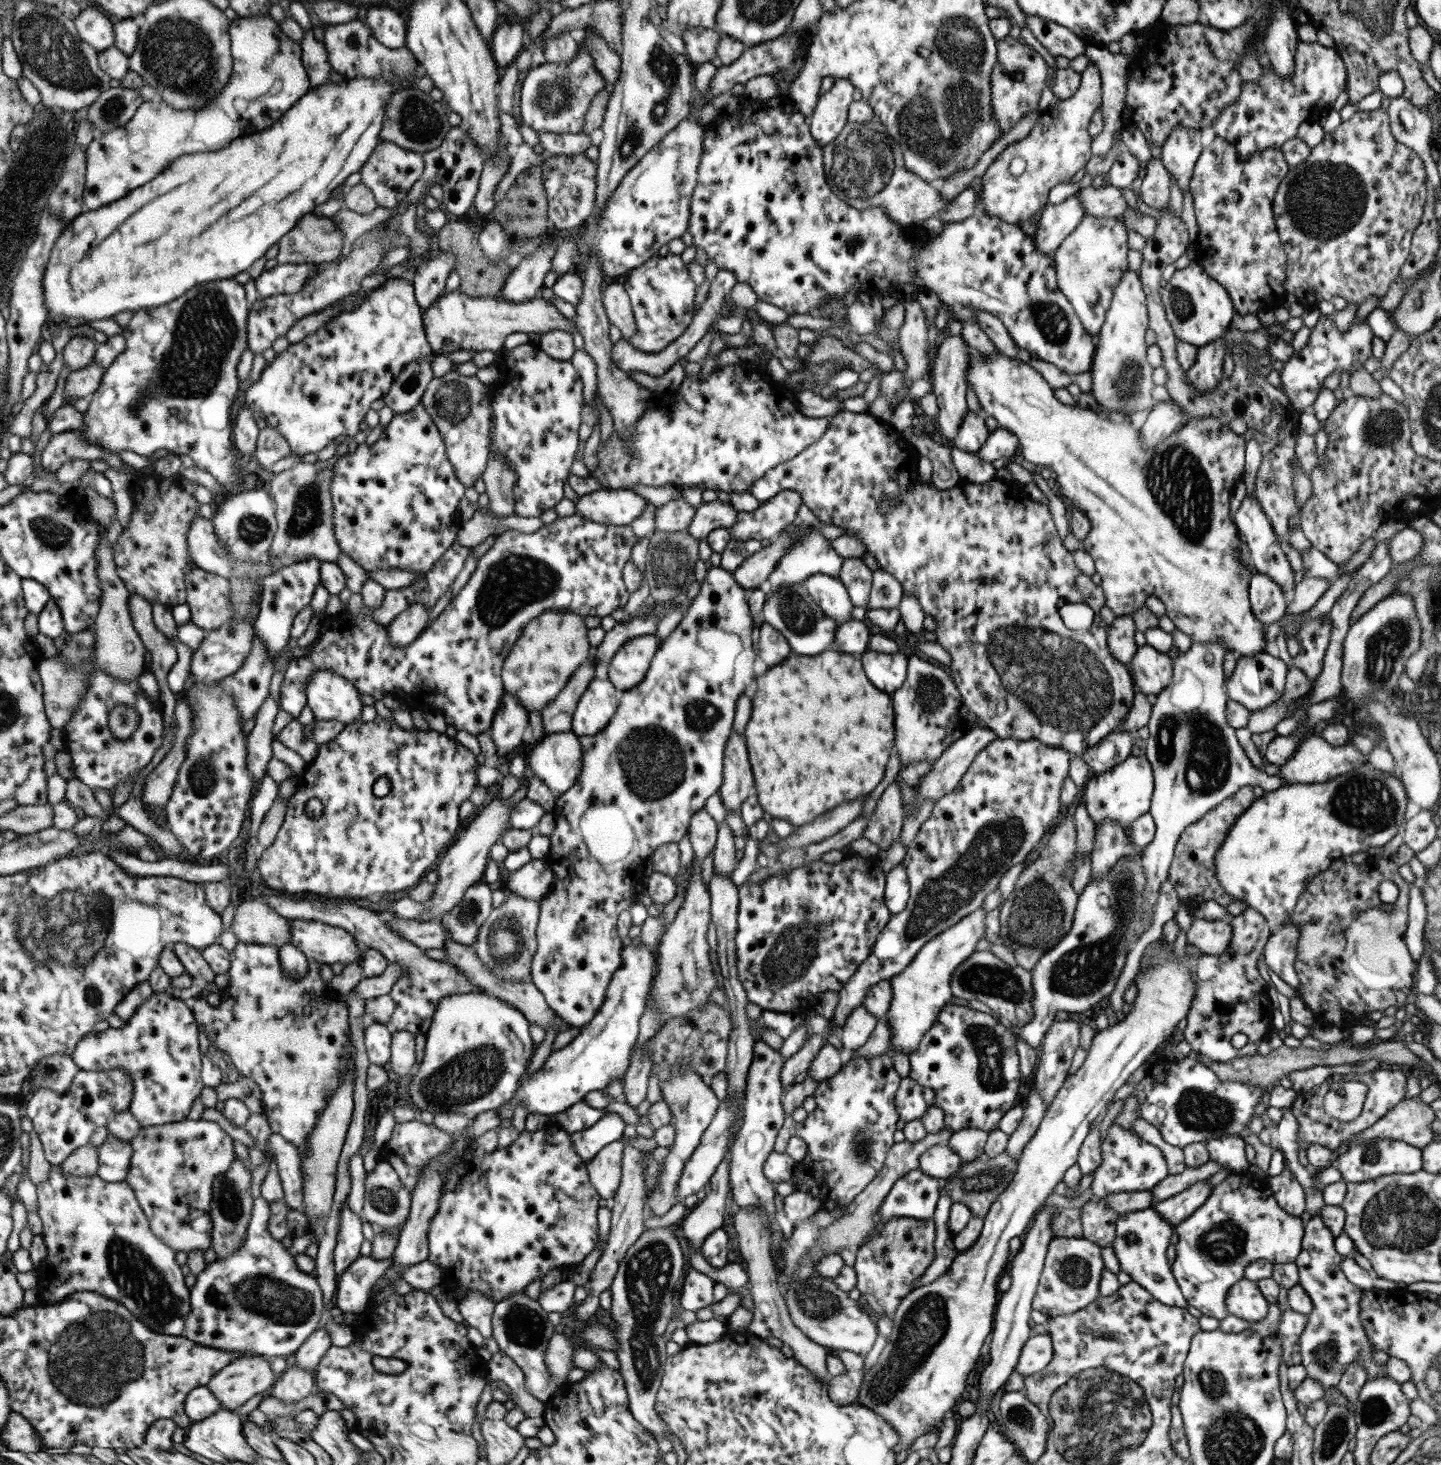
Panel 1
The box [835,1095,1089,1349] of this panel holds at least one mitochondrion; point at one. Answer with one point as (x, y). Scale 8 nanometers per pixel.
(991, 1179)

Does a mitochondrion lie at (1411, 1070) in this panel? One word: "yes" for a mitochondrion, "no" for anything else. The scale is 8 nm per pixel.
no

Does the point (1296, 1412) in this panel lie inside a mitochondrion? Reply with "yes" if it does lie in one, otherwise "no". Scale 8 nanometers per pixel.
no

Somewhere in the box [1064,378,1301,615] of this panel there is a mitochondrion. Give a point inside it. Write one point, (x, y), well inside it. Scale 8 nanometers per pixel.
(1174, 478)

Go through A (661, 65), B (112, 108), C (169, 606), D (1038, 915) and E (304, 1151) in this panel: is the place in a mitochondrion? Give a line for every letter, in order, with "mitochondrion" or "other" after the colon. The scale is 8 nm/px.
A: mitochondrion
B: mitochondrion
C: other
D: mitochondrion
E: other

